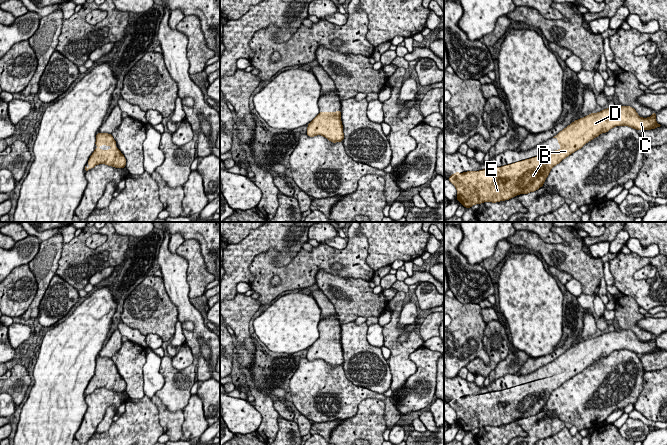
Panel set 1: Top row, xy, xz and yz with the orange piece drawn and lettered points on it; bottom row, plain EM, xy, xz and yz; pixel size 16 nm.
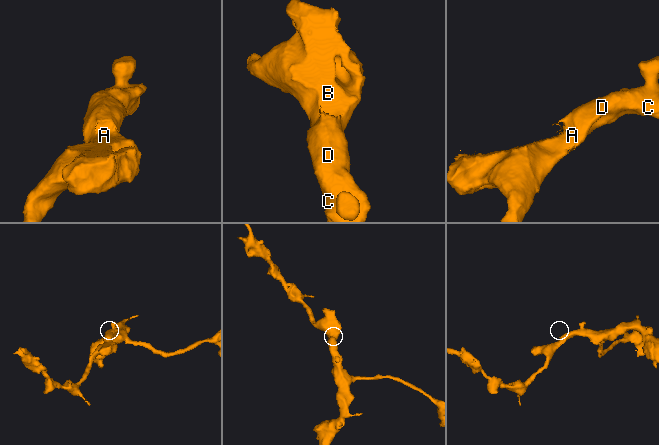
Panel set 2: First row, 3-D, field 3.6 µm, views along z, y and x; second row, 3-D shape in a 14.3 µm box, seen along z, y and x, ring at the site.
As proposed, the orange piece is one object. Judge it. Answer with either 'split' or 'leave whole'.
leave whole

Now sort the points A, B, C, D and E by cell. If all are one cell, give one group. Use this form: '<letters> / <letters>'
A B C D E

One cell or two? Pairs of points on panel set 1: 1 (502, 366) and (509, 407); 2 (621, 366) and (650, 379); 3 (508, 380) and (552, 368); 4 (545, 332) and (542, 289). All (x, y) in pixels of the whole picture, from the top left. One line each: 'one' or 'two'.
1: two
2: two
3: one
4: one

